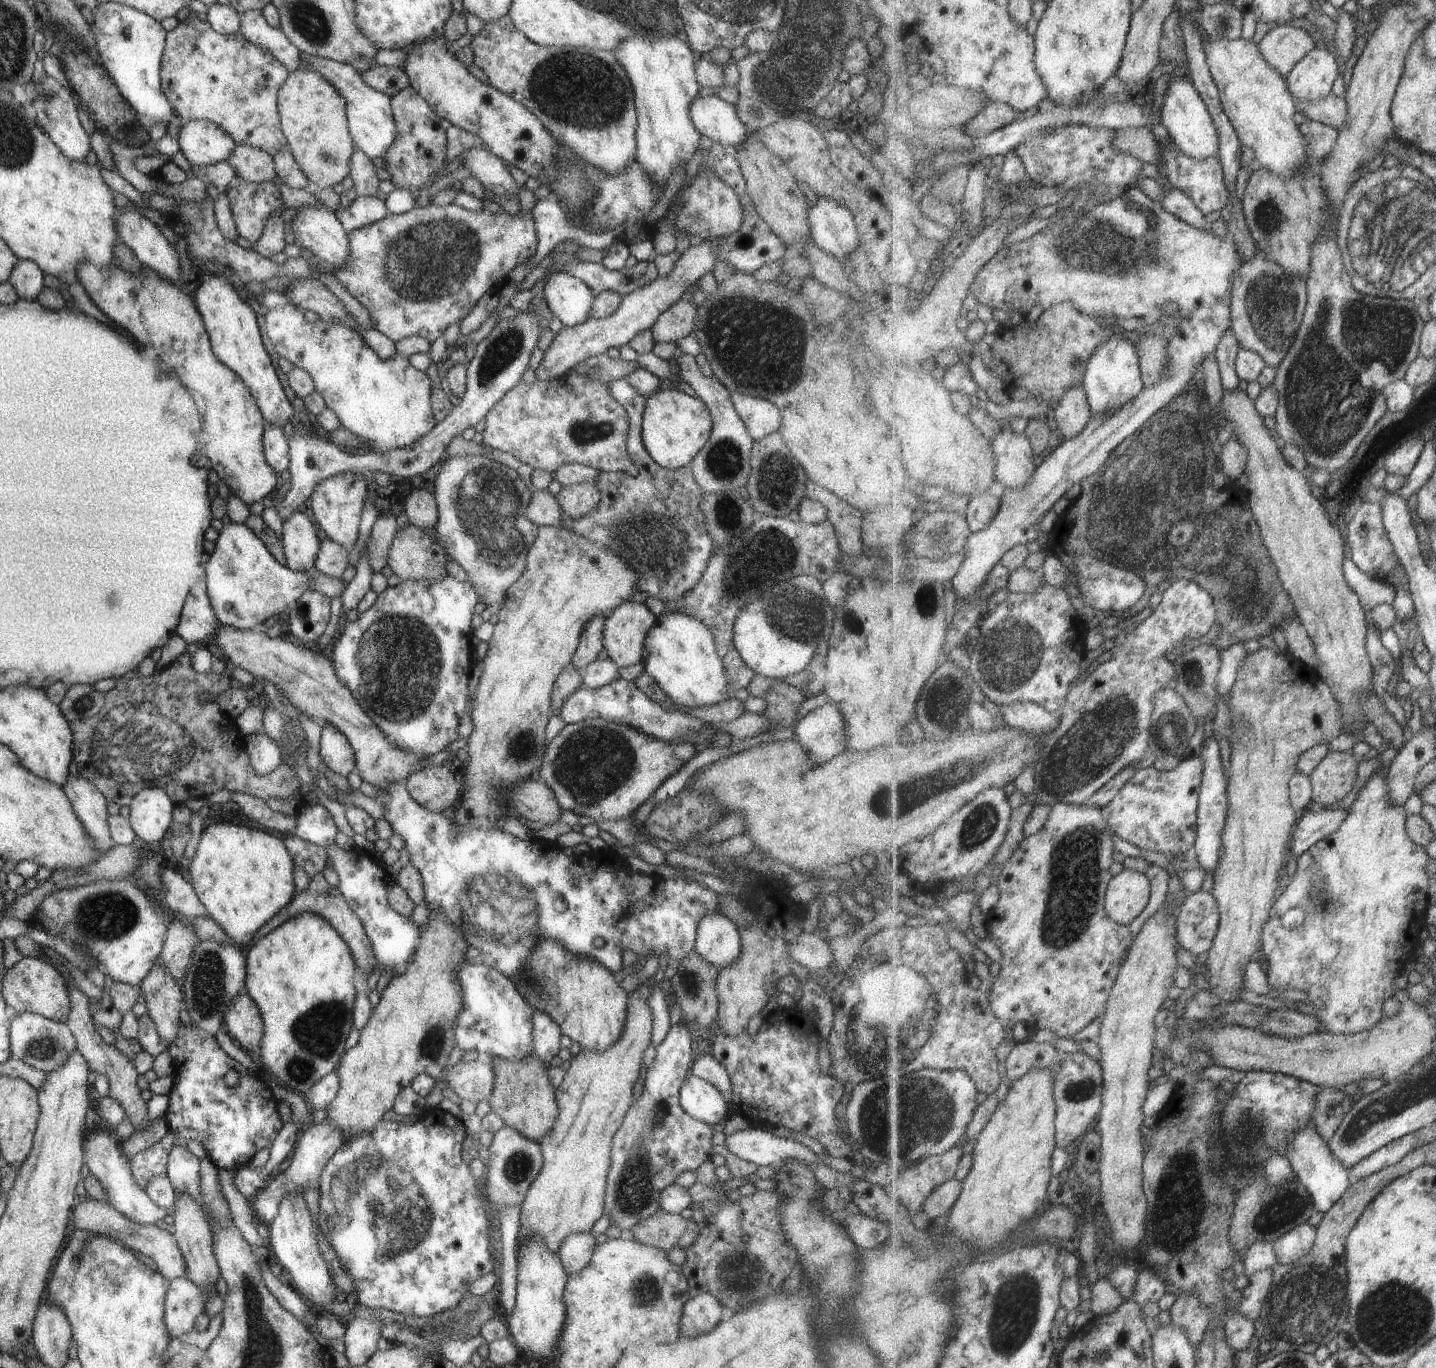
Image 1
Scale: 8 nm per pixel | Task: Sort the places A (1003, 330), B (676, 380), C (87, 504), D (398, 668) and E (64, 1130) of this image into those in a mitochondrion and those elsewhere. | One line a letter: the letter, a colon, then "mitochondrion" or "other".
A: other
B: other
C: mitochondrion
D: mitochondrion
E: other

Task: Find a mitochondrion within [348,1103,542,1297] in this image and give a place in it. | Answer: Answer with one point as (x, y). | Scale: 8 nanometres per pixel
(519, 1167)

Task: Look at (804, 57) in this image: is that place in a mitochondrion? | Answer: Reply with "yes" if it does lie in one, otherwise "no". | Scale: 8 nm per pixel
yes

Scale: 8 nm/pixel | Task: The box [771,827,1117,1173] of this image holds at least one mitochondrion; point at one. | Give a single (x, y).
(910, 1113)

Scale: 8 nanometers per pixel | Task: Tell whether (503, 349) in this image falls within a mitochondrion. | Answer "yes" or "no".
yes

